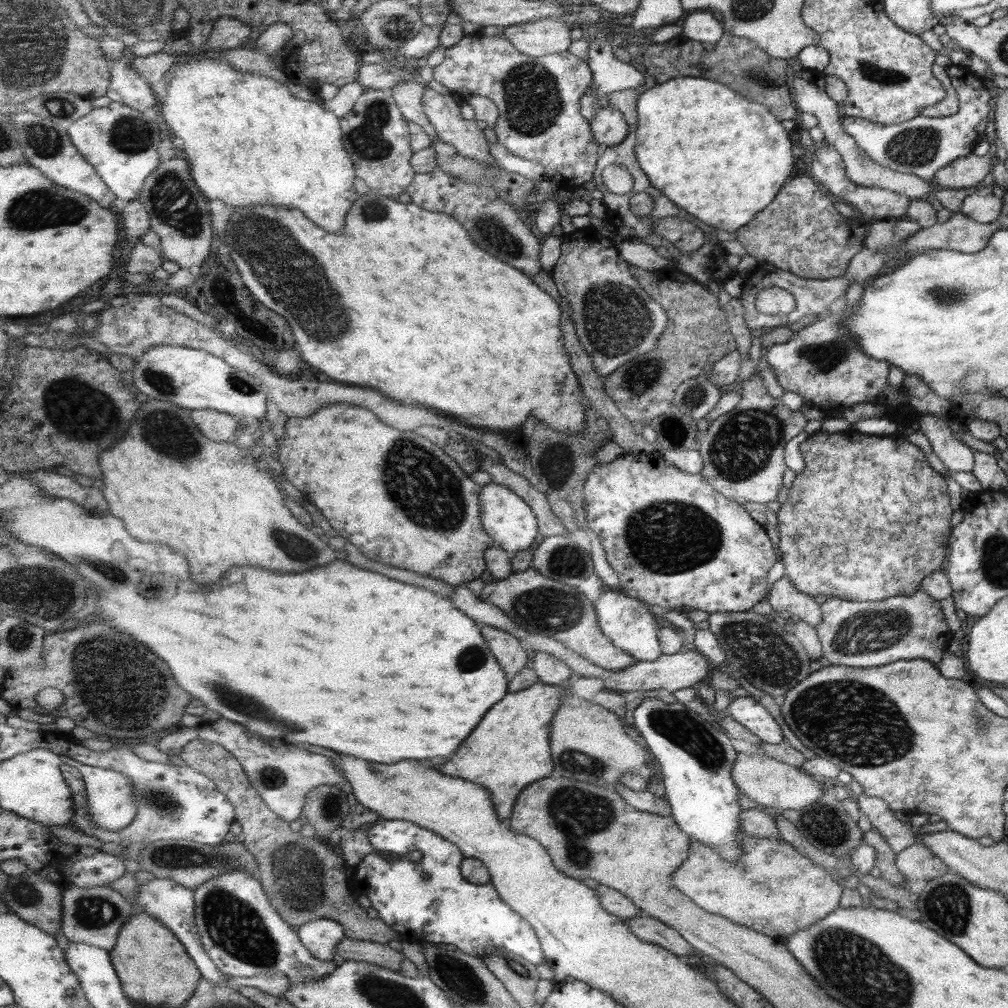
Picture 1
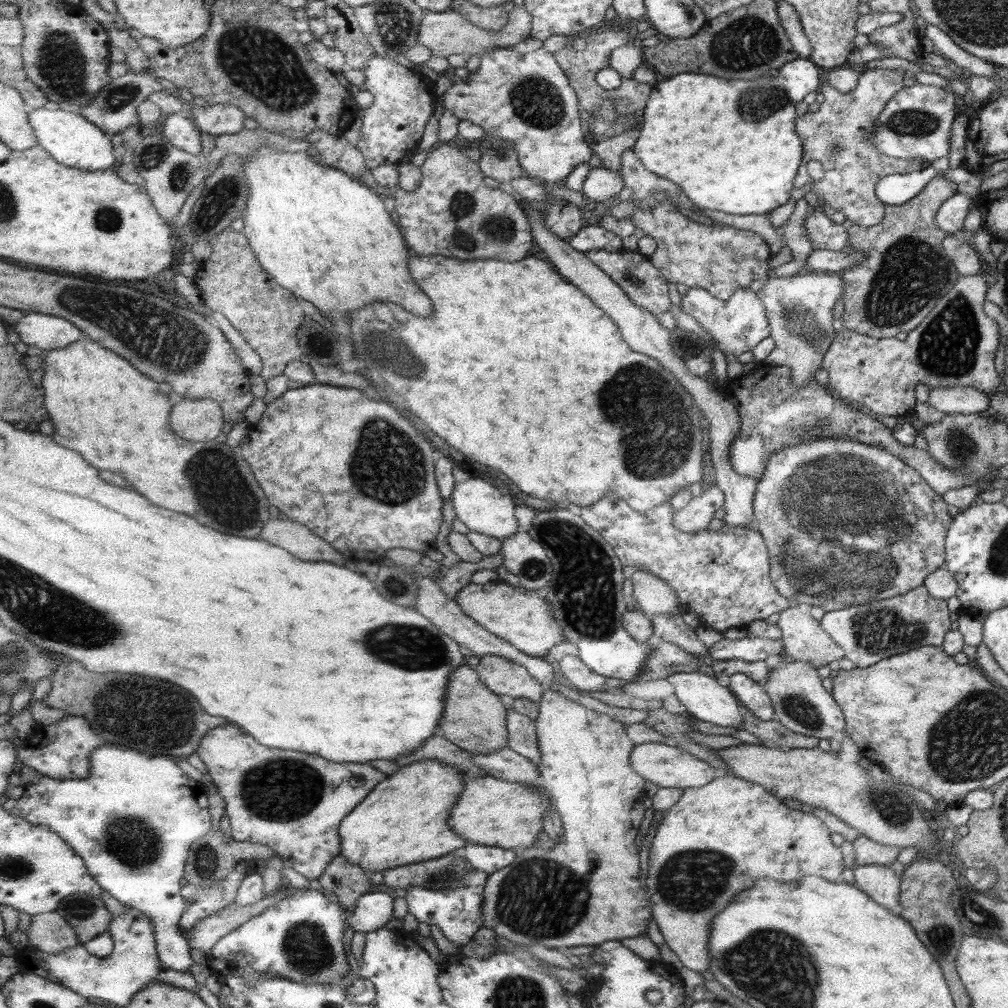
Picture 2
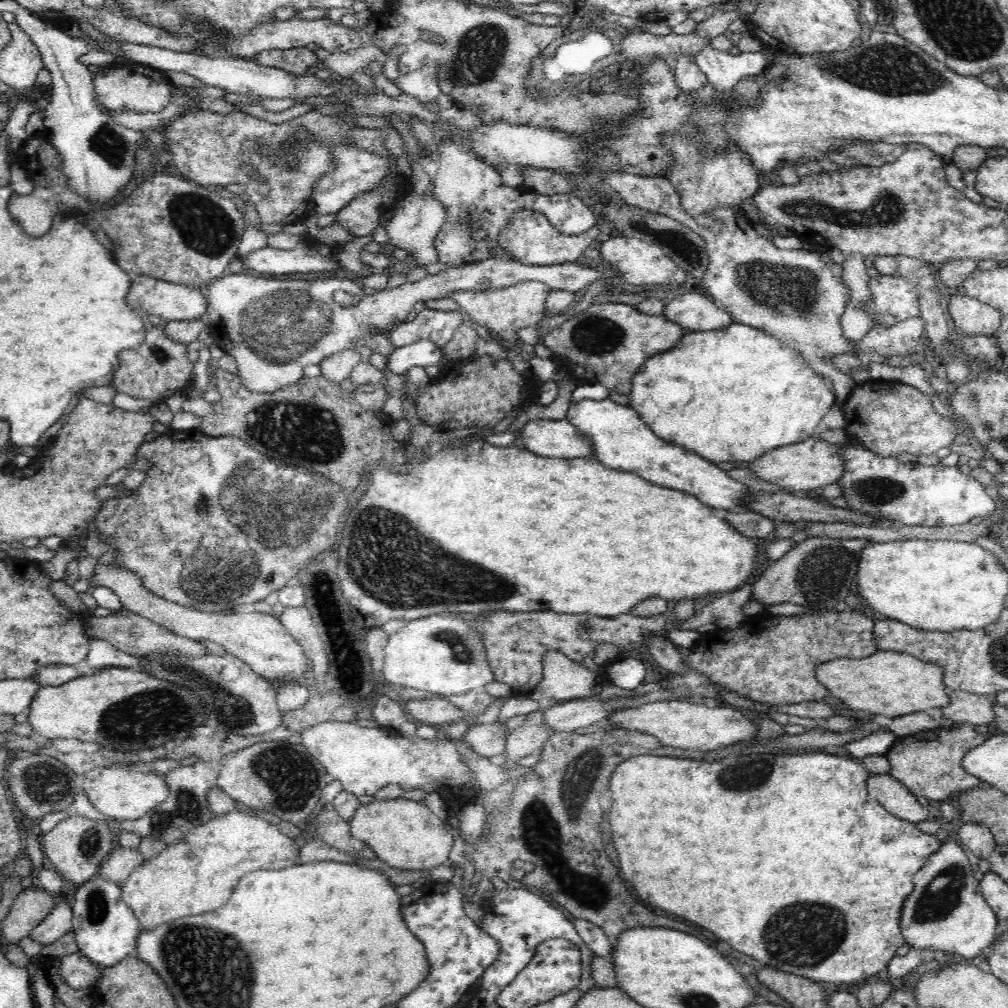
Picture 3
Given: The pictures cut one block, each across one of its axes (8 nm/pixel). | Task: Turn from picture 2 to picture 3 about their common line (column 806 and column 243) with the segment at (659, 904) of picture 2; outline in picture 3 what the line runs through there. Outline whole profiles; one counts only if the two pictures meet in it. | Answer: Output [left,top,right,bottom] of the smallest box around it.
[121,812,300,930]

